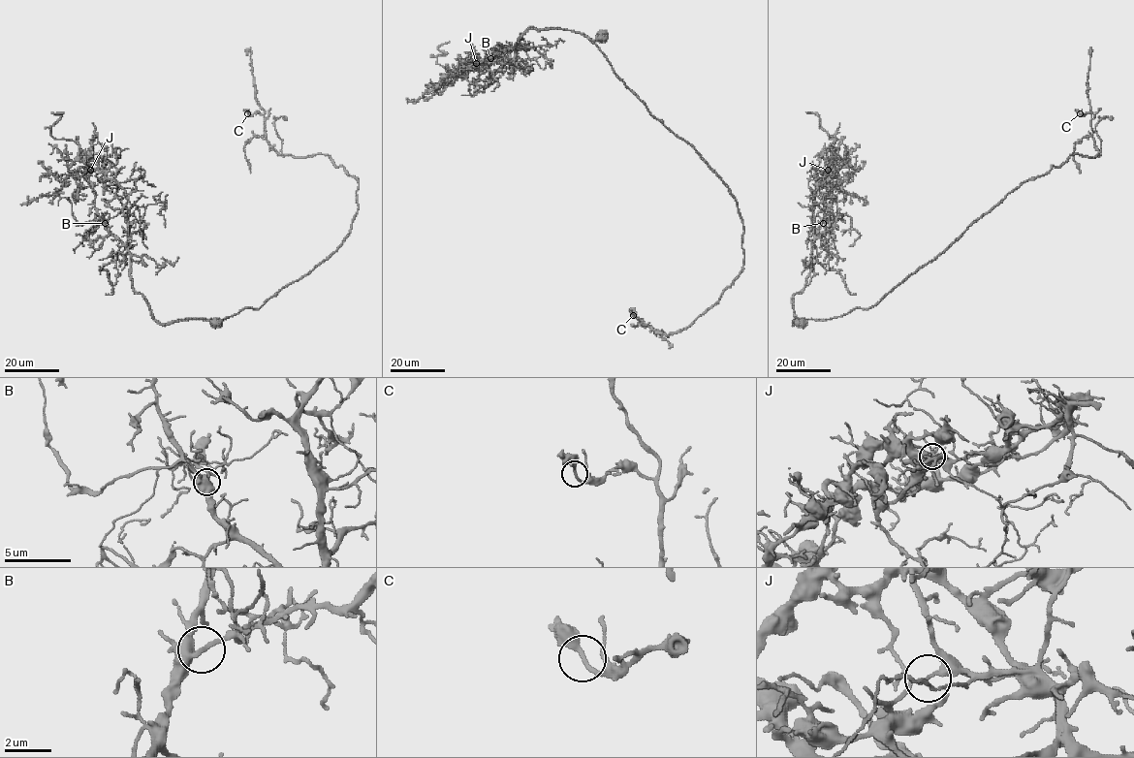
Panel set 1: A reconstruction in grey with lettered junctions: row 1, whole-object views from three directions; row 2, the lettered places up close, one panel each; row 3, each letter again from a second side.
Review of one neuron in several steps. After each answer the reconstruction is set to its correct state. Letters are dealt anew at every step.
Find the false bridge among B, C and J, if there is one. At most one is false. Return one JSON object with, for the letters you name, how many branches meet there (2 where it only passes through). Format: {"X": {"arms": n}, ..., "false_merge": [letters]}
{"J": {"arms": 2}, "false_merge": ["J"]}

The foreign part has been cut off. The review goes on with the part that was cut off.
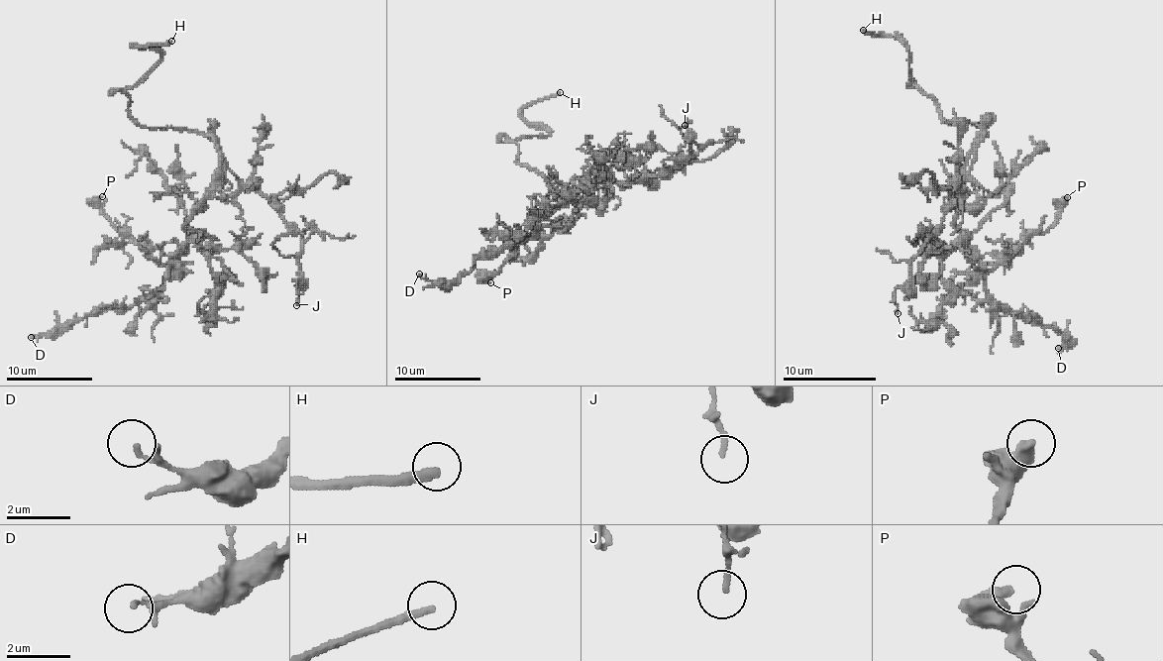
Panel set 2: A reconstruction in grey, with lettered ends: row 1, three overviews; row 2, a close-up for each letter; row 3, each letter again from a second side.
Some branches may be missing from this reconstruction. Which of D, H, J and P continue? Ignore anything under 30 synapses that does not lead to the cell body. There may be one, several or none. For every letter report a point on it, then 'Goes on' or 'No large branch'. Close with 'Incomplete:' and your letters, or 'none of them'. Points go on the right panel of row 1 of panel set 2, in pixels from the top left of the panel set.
D: Place: (1058, 348). No large branch
H: Place: (863, 30). Goes on
J: Place: (898, 313). No large branch
P: Place: (1067, 197). No large branch
Incomplete: H

